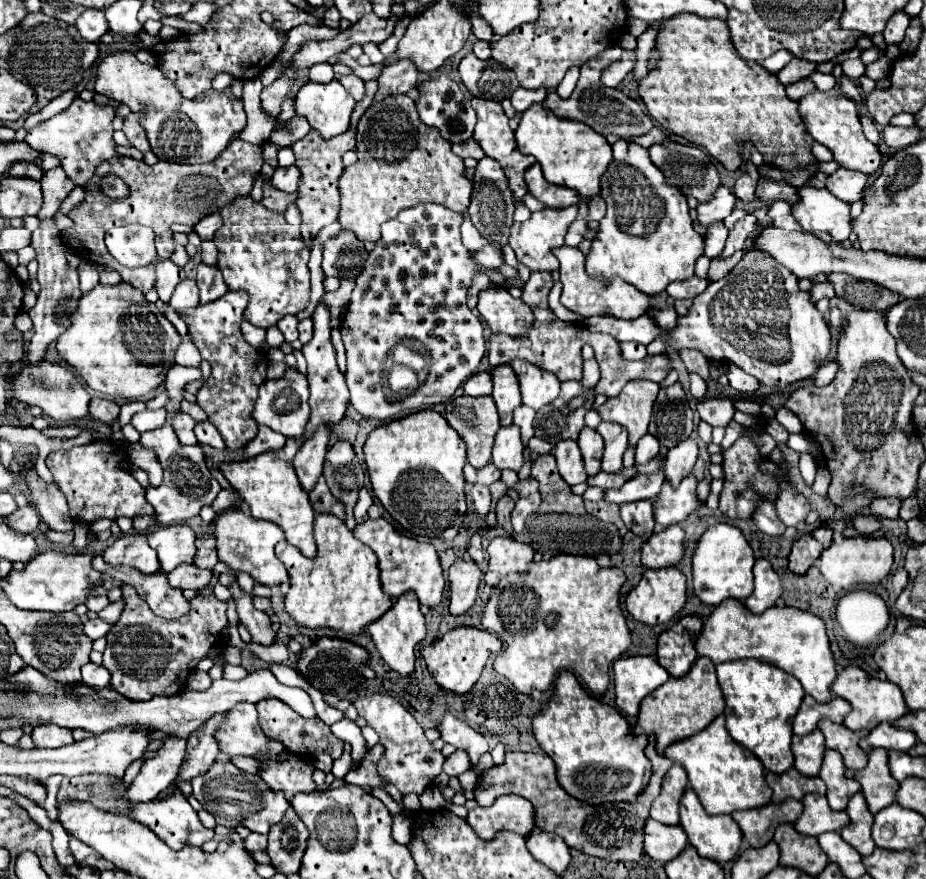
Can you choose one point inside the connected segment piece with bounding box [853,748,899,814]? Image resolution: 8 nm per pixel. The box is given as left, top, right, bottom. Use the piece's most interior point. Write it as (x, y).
(879, 787)

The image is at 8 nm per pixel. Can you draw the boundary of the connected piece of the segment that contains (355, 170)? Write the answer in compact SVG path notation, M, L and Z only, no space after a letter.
M391 96L373 102L357 126L357 164L345 168L341 190L339 222L355 232L359 240L379 240L381 224L403 208L419 202L439 202L455 212L465 212L473 184L463 176L463 160L451 150L451 144L419 120L415 100L409 96Z

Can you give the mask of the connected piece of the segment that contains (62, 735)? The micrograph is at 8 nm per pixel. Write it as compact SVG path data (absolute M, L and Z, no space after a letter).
M47 724L47 726L37 726L31 732L31 738L35 740L37 748L61 748L67 744L73 744L73 734L67 728L61 728L57 724Z

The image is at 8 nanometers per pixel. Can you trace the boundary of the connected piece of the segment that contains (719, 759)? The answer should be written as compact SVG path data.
M723 714L699 734L671 744L665 756L687 770L691 786L709 814L733 814L737 810L761 808L771 802L773 792L765 782L763 762L729 736Z

